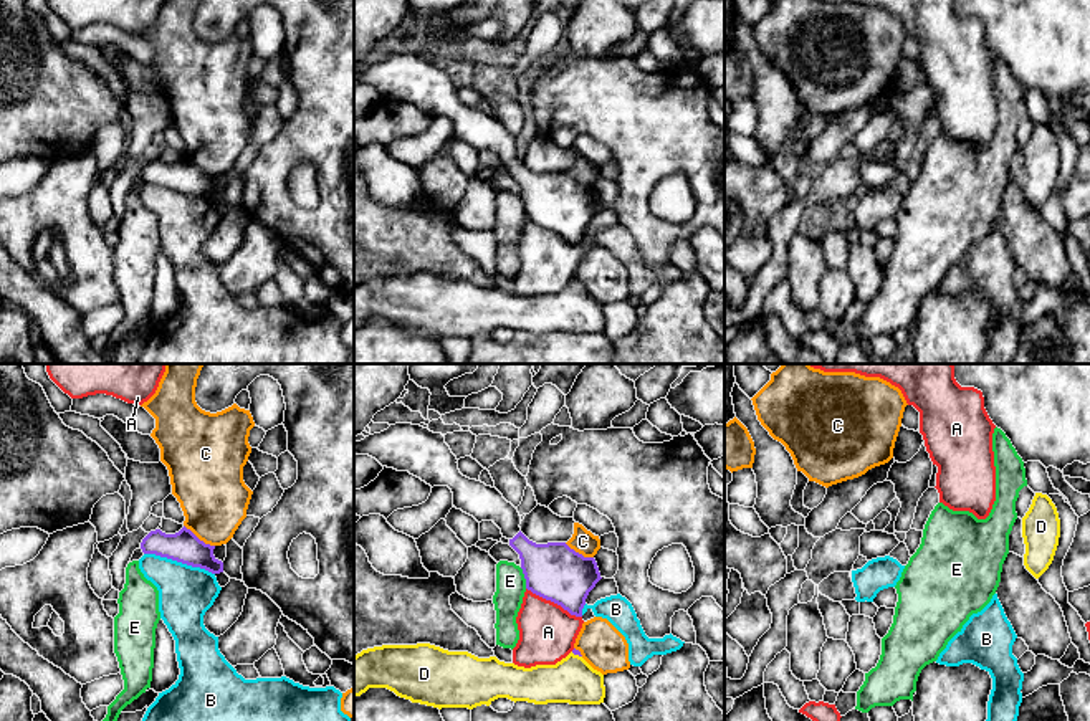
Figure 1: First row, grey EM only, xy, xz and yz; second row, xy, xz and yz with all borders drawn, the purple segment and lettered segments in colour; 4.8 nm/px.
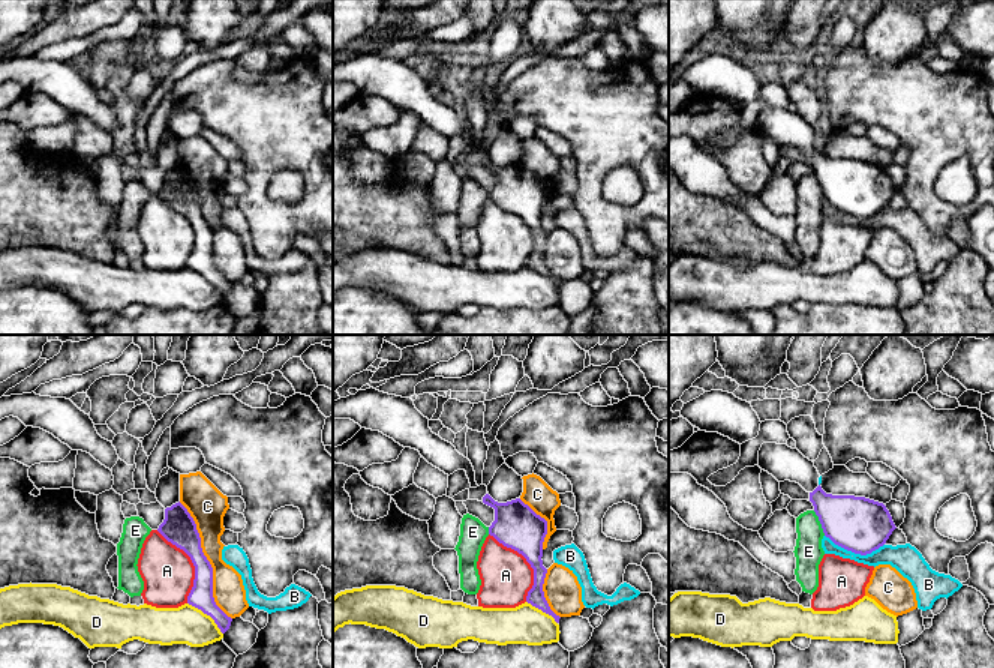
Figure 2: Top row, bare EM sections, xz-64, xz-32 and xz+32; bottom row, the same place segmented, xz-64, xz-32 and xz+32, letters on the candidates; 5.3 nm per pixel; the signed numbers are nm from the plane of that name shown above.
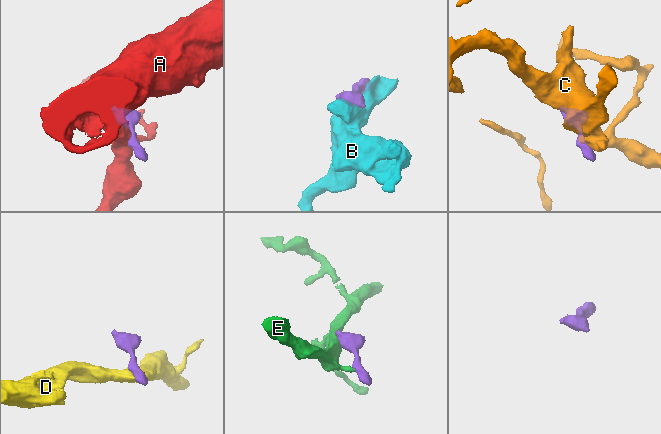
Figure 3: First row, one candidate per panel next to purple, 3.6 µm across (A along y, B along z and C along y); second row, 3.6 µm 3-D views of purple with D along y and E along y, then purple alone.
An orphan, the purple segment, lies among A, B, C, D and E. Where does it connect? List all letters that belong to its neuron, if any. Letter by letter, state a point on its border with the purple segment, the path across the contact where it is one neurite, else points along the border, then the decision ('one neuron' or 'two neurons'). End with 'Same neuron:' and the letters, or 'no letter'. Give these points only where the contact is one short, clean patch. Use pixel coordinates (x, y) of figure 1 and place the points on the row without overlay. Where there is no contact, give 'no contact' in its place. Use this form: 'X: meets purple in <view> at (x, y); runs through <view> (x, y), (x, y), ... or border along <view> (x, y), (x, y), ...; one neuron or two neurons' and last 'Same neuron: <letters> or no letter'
A: meets purple in xz at (554, 232); border along xz (526, 217), (581, 247); two neurons
B: meets purple in xy at (179, 190); two neurons
C: meets purple in xy at (197, 167); two neurons
D: meets purple in xz at (576, 283); border along xz (571, 281), (581, 286); two neurons
E: meets purple in xz at (525, 207); border along xz (520, 197), (526, 217); two neurons
Same neuron: no letter

